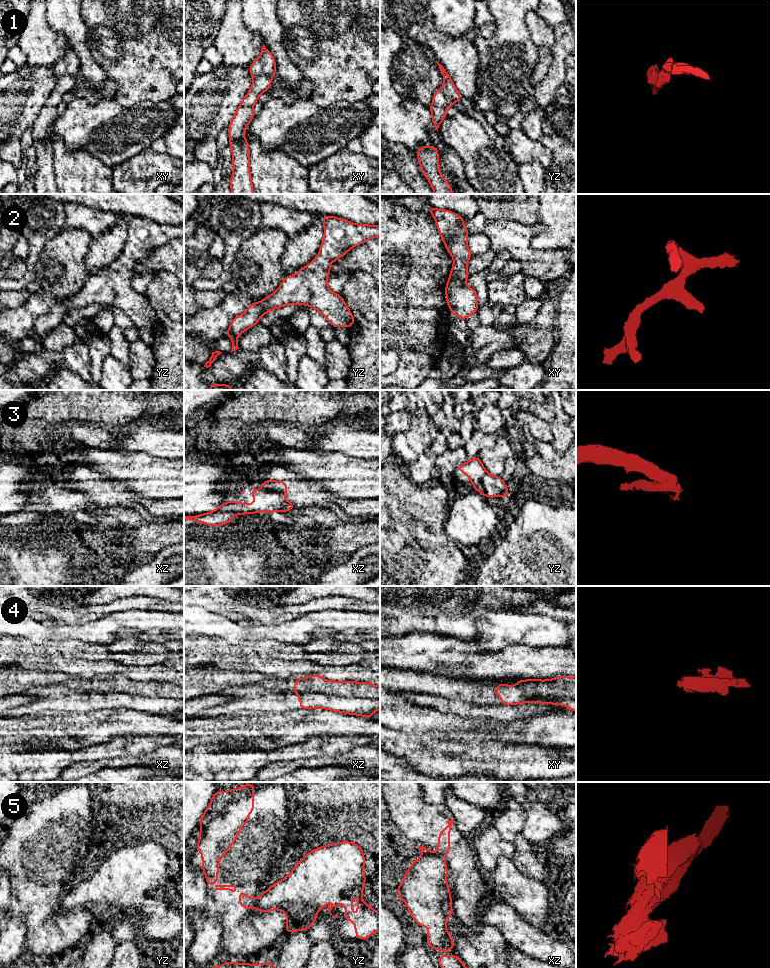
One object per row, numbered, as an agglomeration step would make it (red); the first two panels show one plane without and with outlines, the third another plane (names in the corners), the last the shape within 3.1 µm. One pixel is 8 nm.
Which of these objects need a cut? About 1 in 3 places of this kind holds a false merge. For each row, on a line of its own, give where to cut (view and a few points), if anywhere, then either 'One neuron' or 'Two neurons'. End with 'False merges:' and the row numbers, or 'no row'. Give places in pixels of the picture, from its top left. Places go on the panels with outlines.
1: No split. One neuron
2: No split. One neuron
3: Split along yz (486, 472), (481, 479), (484, 490), (483, 494). Two neurons
4: Split along xz (296, 693), (324, 693), (342, 697), (370, 697), (379, 700). Two neurons
5: Split along xz (436, 853), (444, 861). Two neurons
False merges: 3, 4, 5

